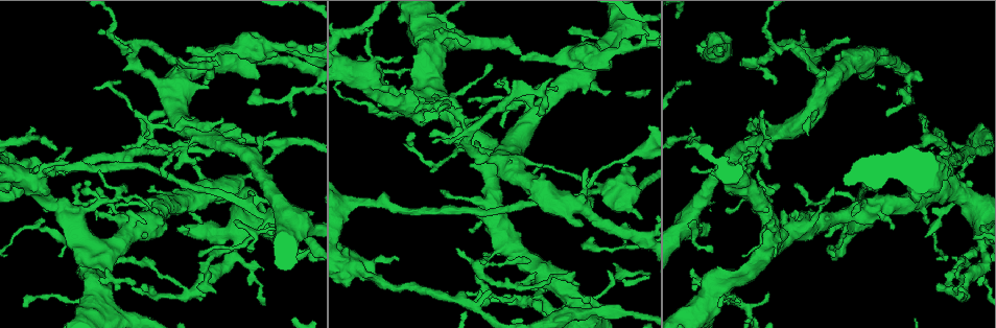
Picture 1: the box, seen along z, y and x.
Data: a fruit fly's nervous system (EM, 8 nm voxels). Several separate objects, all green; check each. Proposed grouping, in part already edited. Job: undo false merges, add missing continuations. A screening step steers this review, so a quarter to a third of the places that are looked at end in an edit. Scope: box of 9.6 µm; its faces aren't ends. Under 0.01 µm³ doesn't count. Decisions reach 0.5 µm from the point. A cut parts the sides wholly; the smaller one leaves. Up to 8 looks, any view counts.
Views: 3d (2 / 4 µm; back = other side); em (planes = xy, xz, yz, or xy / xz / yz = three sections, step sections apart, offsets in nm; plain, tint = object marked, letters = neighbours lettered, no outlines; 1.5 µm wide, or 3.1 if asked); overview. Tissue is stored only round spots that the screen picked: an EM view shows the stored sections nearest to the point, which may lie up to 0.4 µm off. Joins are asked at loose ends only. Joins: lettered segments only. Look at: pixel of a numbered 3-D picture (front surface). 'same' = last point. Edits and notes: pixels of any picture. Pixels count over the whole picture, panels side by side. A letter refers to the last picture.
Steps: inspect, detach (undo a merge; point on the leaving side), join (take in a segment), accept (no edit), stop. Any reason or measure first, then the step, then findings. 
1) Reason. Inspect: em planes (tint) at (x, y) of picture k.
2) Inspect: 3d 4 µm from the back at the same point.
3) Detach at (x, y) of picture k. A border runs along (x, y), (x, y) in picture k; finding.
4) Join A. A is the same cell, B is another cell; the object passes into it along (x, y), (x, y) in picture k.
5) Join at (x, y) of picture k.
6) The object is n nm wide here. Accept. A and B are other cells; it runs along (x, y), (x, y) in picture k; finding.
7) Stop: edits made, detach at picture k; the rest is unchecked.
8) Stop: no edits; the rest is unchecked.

Free end. Inspect: em planes (letters) at (719, 47) of picture 1.

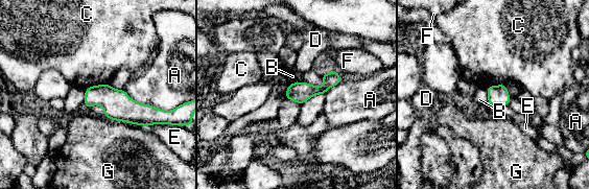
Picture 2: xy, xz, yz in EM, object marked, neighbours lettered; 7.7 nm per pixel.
The longest contact is with A, 400 nm. Accept. A, B, C, D, E, F and G are other cells; none of them fits.

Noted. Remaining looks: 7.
Sudden change in width. Inspect: em xz step 4 (tint) at (311, 91) of picture 1.

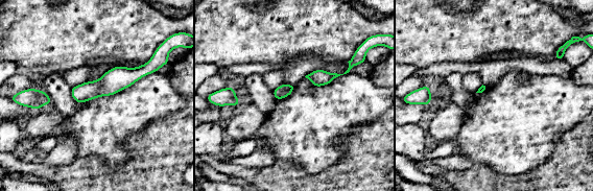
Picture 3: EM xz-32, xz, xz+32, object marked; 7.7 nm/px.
Inspect: em planes (letters) at the same point.

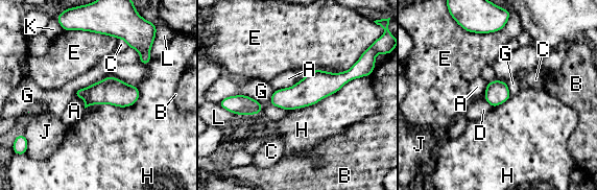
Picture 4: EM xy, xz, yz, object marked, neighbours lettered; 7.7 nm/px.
Accept. A, B, C, D, E, G, H, J, K and L are other cells; a border runs along (366, 75), (289, 110) in picture 4; continuous, no second neuron.

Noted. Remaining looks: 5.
An open end. Inspect: 3d 2 µm from the back at (640, 219) of picture 1.

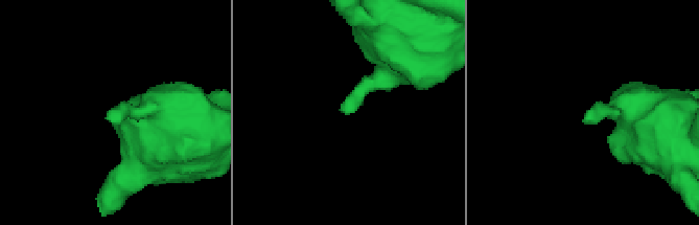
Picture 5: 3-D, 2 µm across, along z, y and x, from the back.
Shape alone is not enough. Inspect: em yz step 8 (letters) at (348, 113) of picture 5.

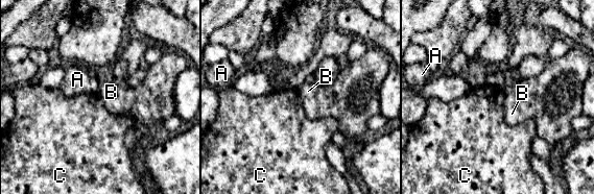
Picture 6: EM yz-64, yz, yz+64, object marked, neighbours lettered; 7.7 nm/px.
Inspect: em planes (letters) at the same point.

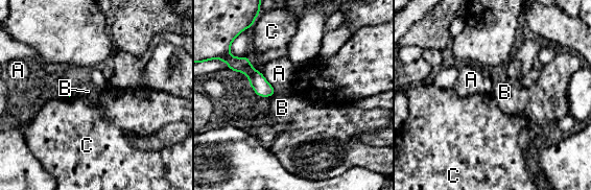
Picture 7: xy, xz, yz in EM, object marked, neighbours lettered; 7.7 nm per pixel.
The longest contact is with A, 220 nm. Accept. A, B and C are other cells; it runs along (227, 49), (272, 93) in picture 7; none of them fits.

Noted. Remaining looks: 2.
Stop: no edits; the rest is unchecked.

